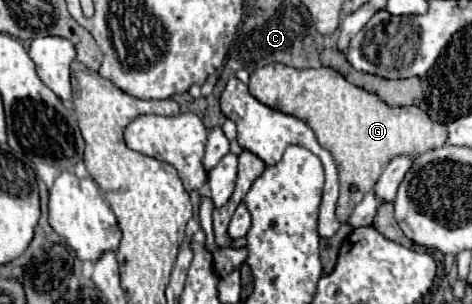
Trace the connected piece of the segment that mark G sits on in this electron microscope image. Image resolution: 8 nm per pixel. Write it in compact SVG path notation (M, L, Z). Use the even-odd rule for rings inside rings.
M267 64L263 68L257 68L251 74L249 92L259 102L307 122L311 126L311 130L315 132L319 144L333 154L333 158L339 166L339 184L341 184L341 194L339 194L339 202L337 202L337 220L339 222L349 220L353 208L363 200L363 194L373 190L373 184L379 180L381 172L391 162L391 158L395 158L399 154L417 156L427 150L439 148L447 142L447 126L433 120L419 106L389 108L379 96L365 92L363 88L357 88L355 84L349 84L349 80L345 80L337 70L333 70L329 66L299 70L299 68L291 68L287 64Z

